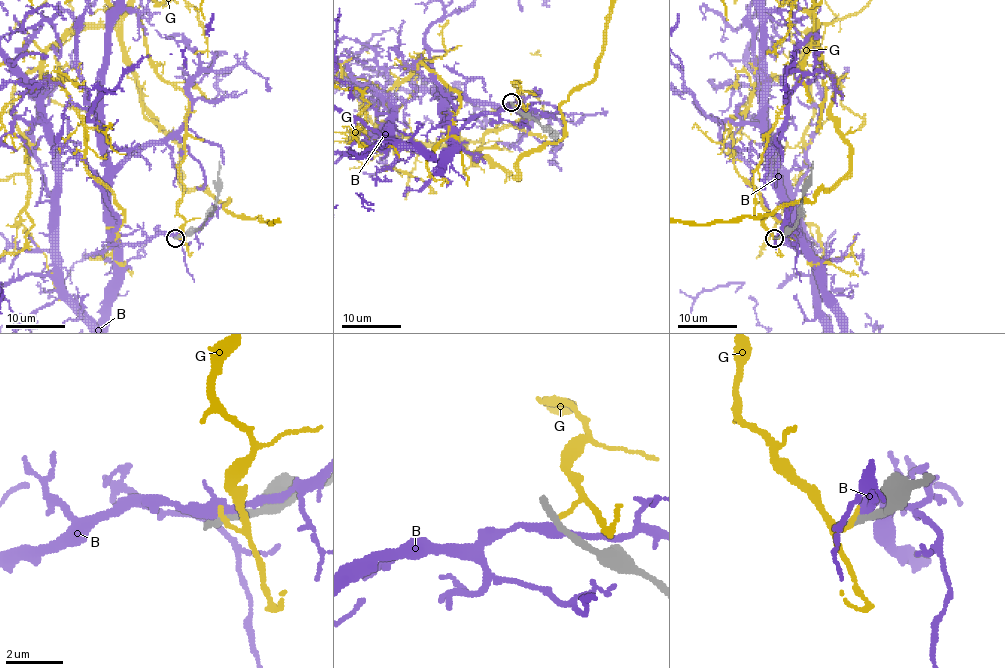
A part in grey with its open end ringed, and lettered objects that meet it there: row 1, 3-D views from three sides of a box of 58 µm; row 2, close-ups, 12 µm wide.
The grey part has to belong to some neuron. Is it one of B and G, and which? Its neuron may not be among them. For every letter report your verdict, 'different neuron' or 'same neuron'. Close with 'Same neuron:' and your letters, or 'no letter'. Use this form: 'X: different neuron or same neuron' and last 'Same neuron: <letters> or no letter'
B: different neuron
G: different neuron
Same neuron: no letter

